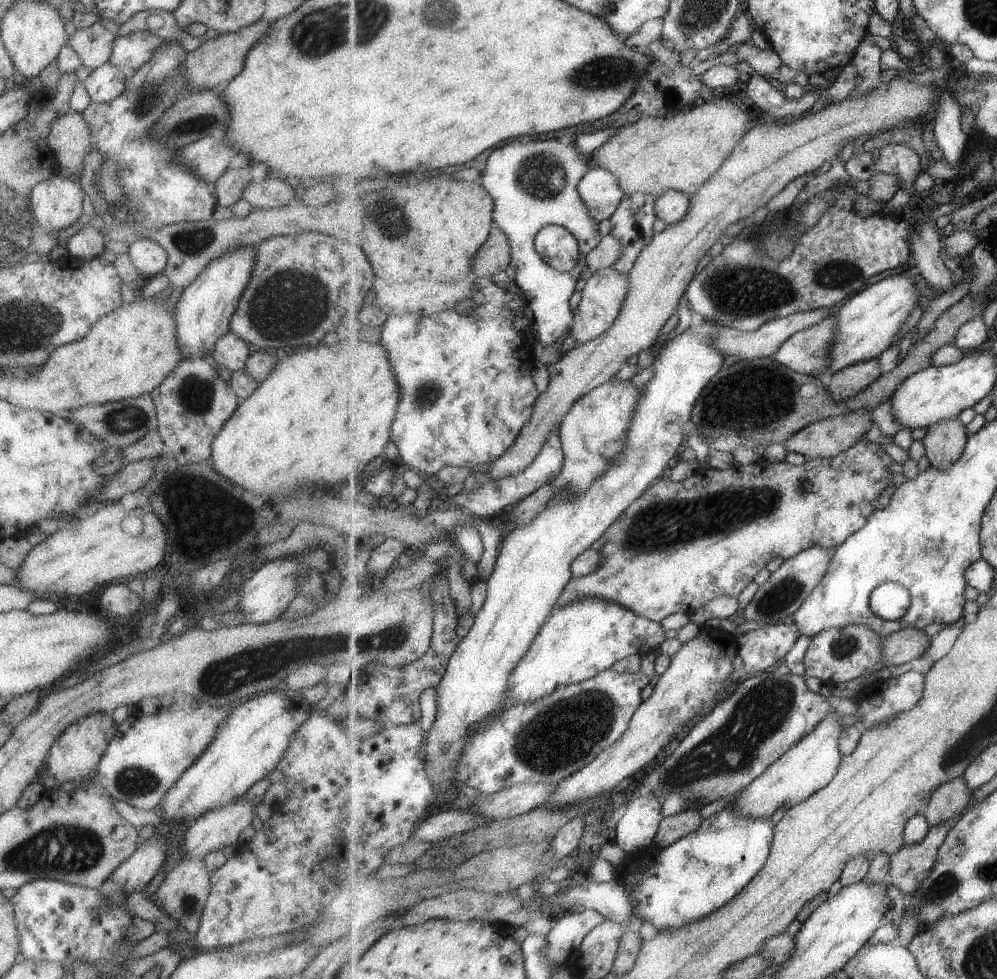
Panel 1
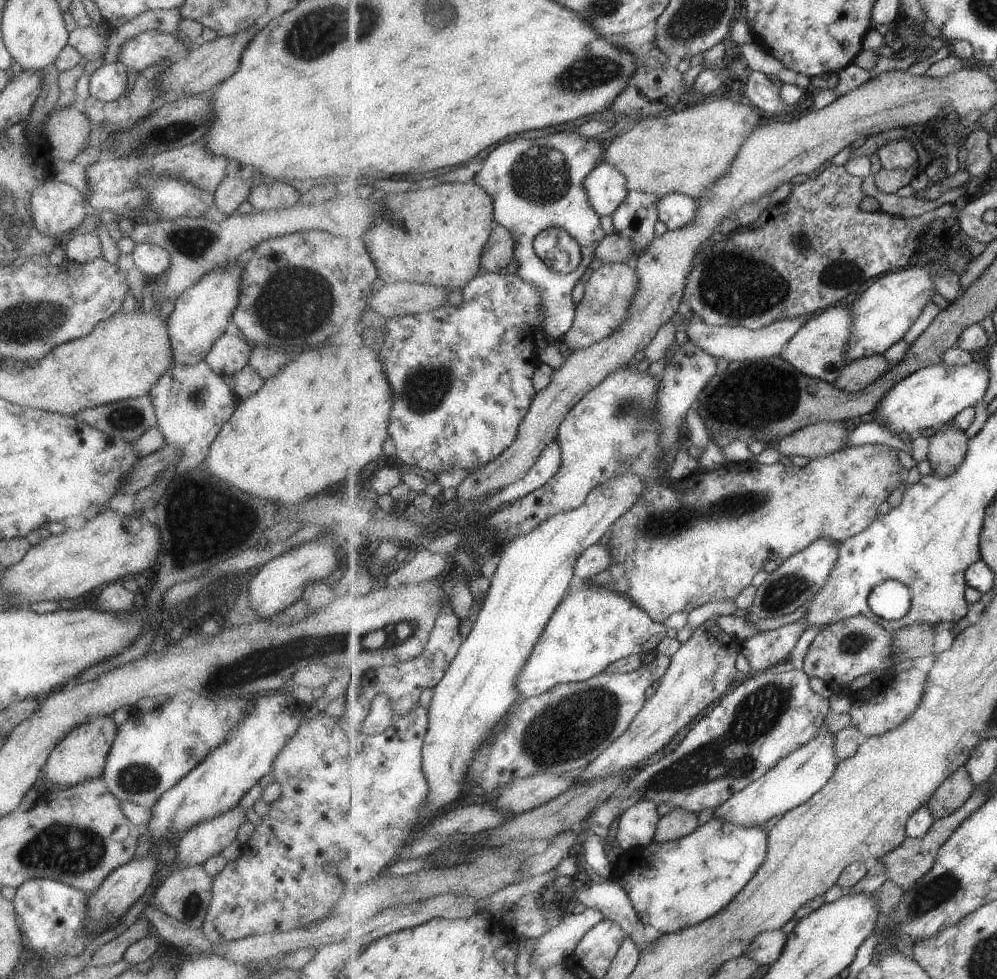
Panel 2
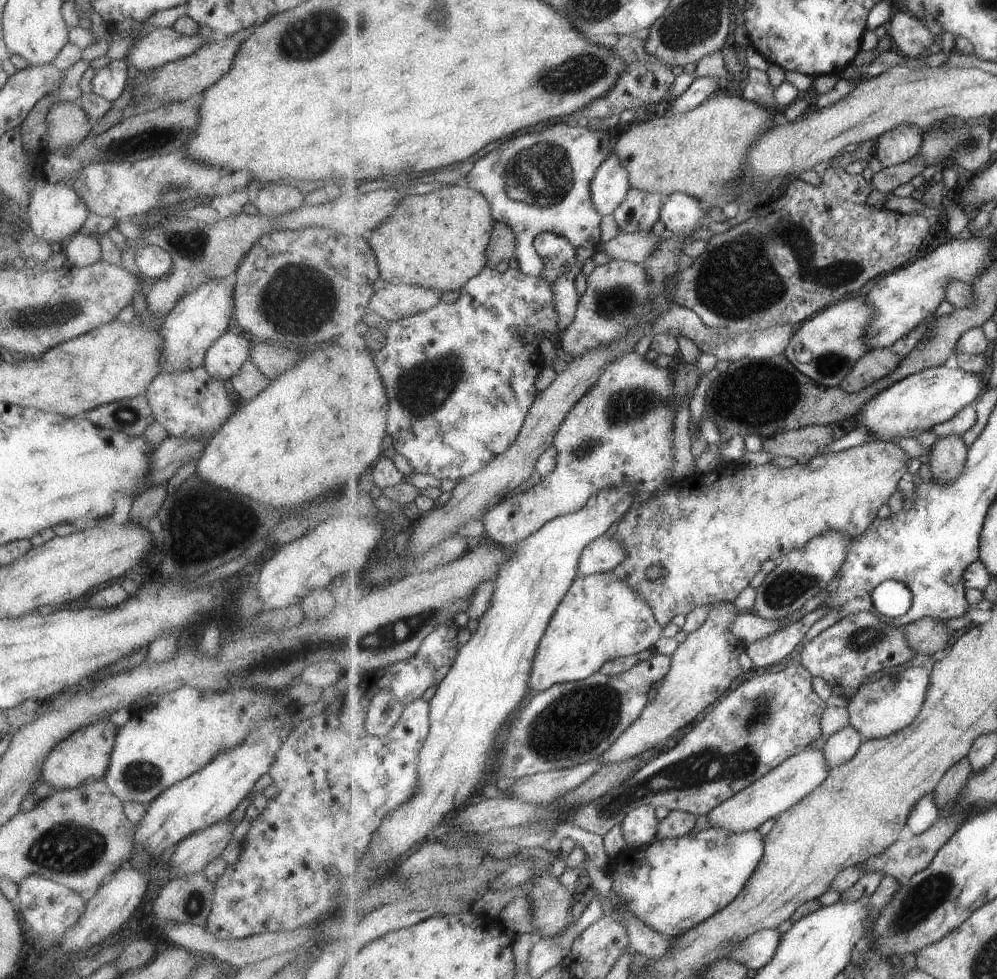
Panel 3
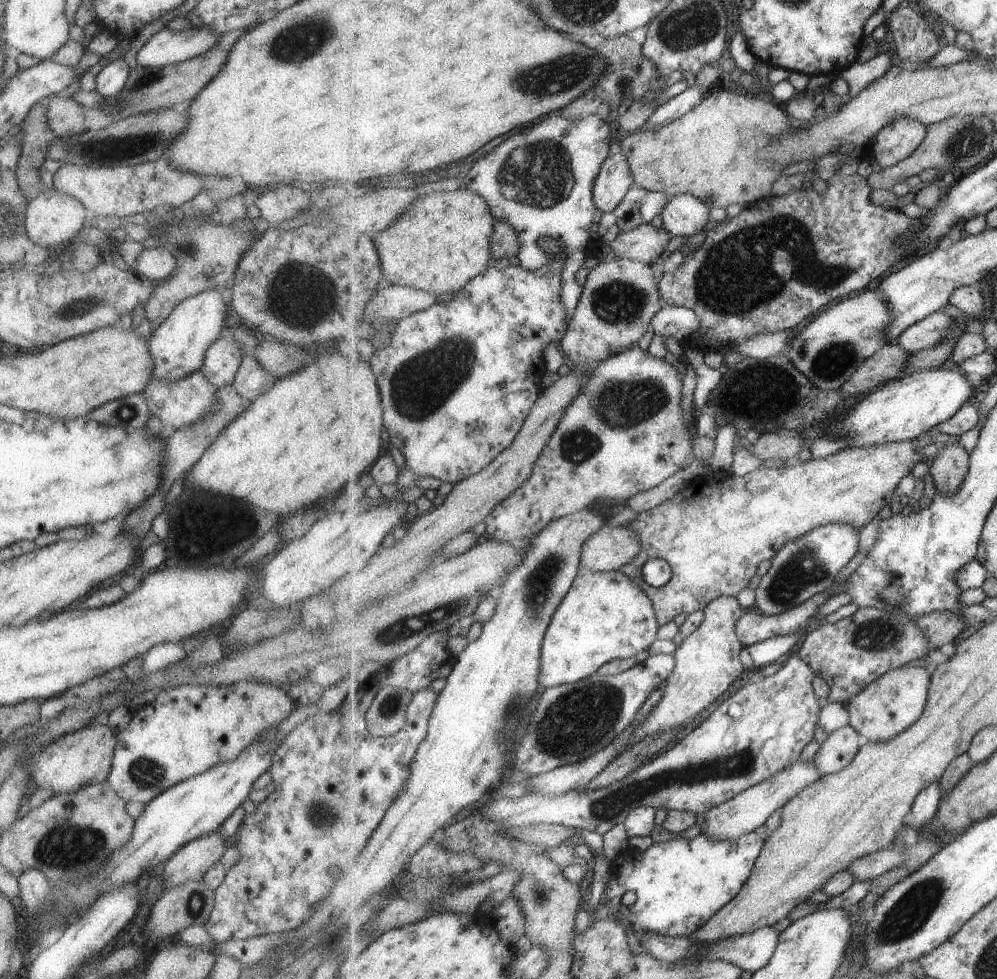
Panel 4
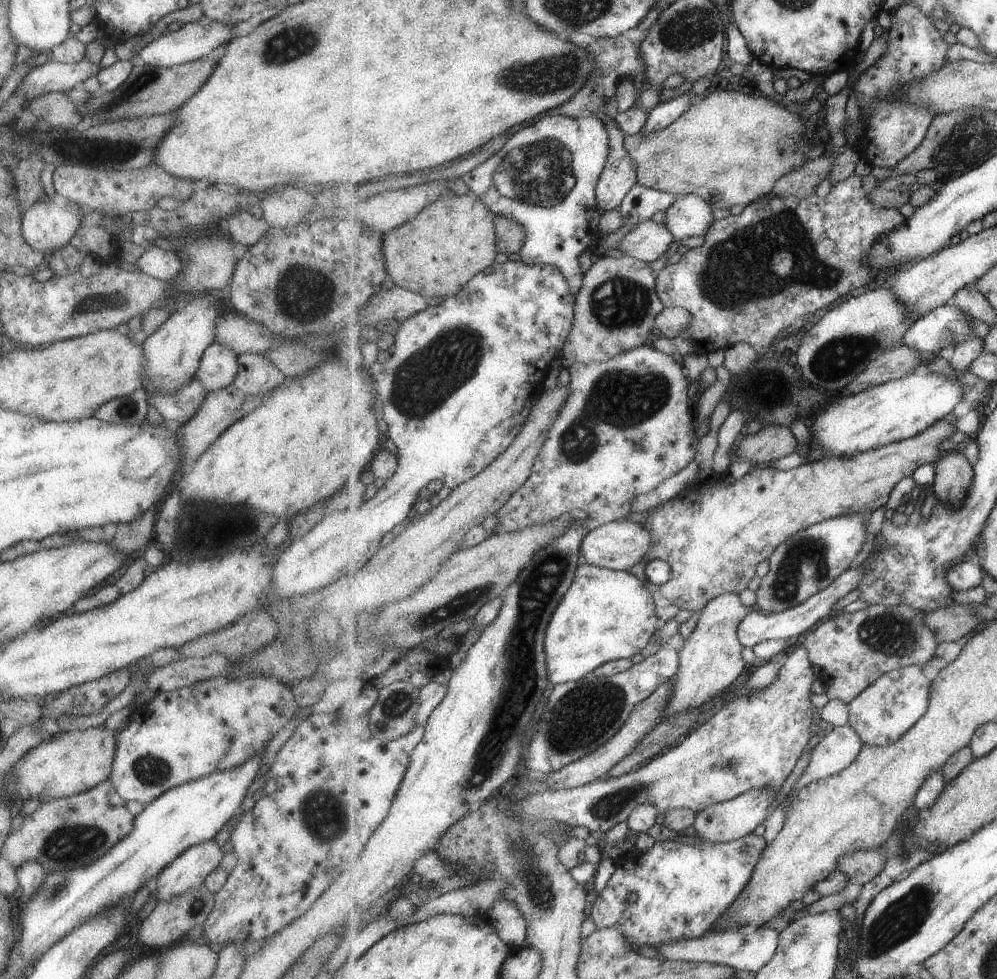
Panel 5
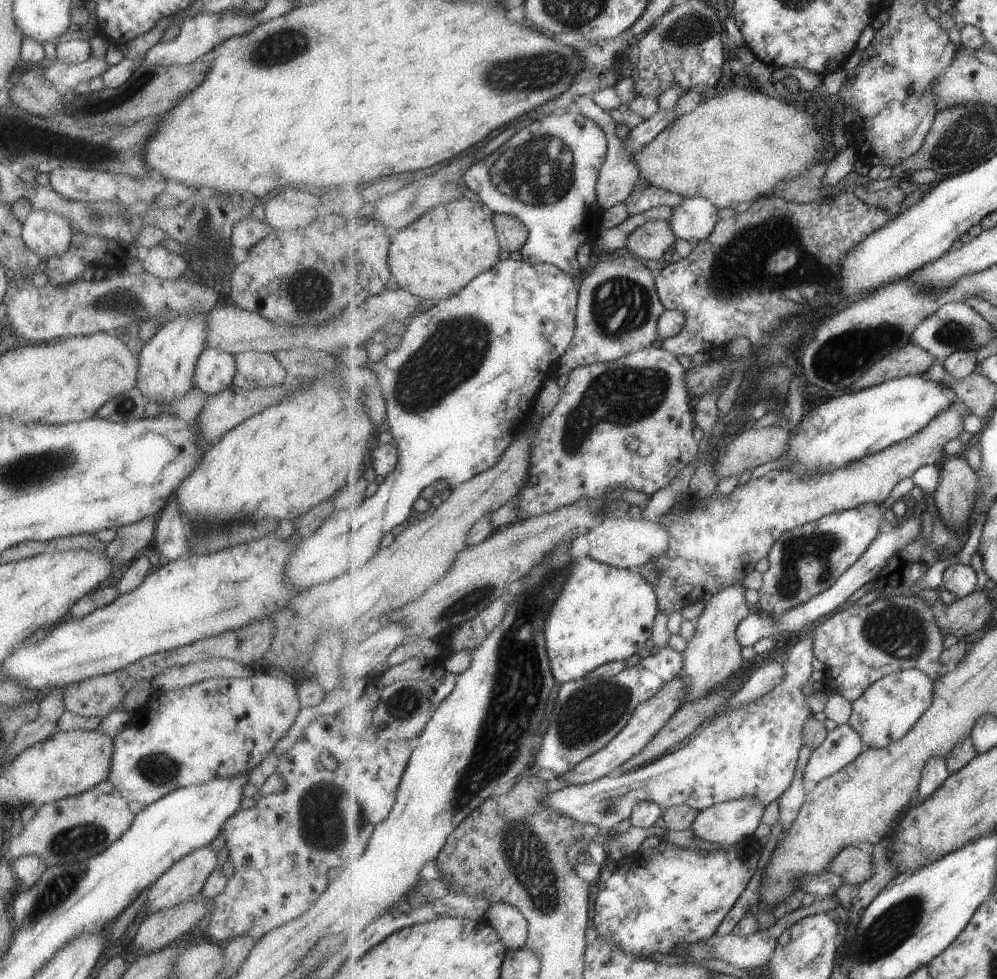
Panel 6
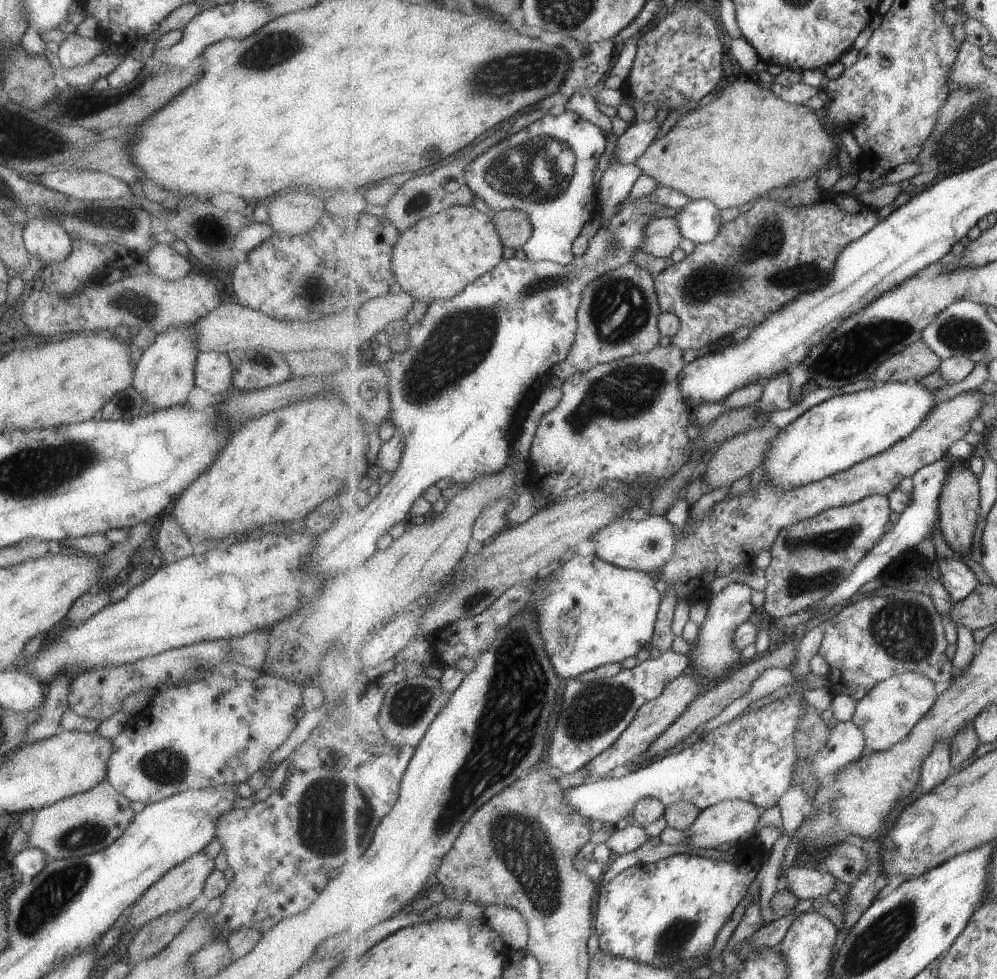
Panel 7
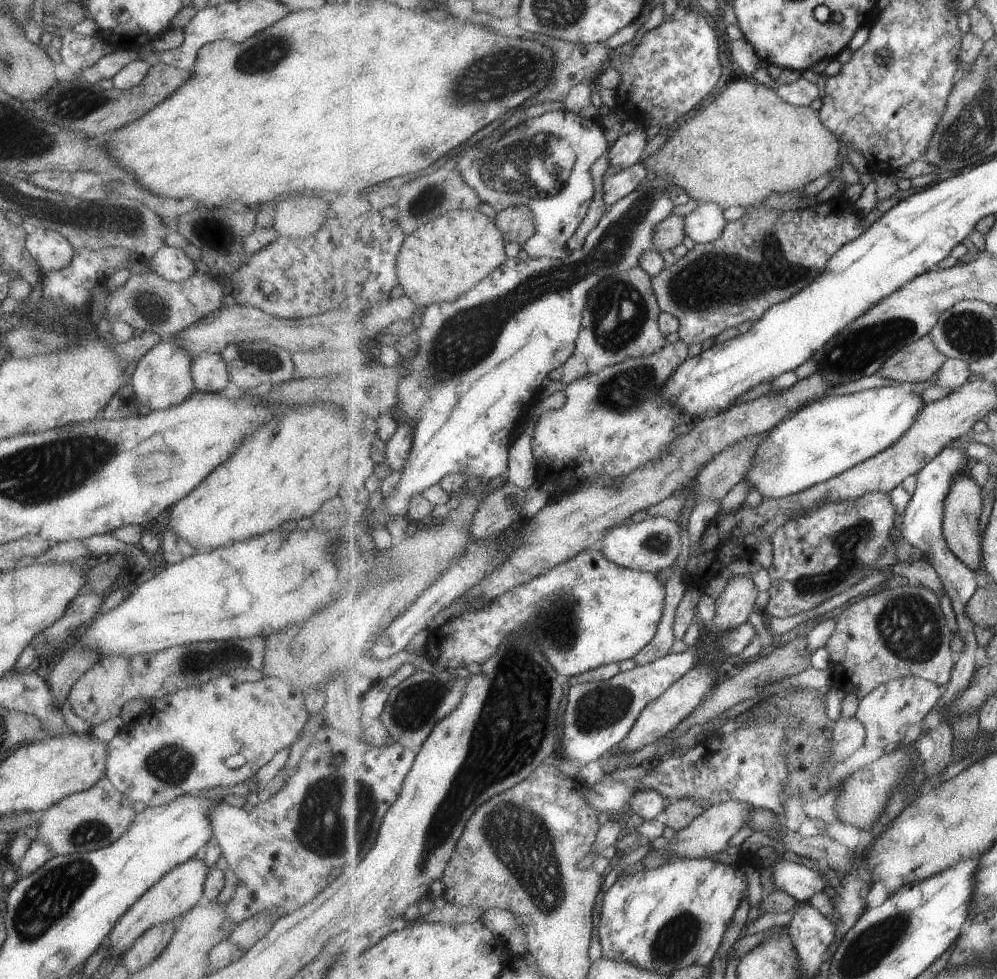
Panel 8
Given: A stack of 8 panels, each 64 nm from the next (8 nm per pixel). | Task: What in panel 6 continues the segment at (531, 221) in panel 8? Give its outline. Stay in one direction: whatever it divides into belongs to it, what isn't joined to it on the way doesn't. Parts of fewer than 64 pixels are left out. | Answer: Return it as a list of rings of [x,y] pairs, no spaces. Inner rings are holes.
[[[494,214],[494,223],[498,231],[498,238],[502,250],[520,251],[529,240],[529,228],[527,224],[513,214]]]

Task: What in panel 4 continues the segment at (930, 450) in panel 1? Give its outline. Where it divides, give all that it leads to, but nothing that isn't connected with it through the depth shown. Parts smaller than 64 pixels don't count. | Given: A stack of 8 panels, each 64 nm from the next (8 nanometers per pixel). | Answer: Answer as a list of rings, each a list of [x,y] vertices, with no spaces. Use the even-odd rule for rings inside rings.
[[[958,441],[945,445],[930,463],[936,490],[949,494],[949,492],[957,492],[961,484],[967,480],[970,454]]]

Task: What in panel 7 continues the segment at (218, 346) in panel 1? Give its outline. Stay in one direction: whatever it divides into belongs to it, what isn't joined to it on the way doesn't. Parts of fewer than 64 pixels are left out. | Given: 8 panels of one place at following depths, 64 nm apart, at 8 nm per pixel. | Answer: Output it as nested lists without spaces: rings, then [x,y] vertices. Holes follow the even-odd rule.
[[[198,353],[193,372],[195,386],[209,394],[224,395],[231,389],[231,364],[226,353]]]

